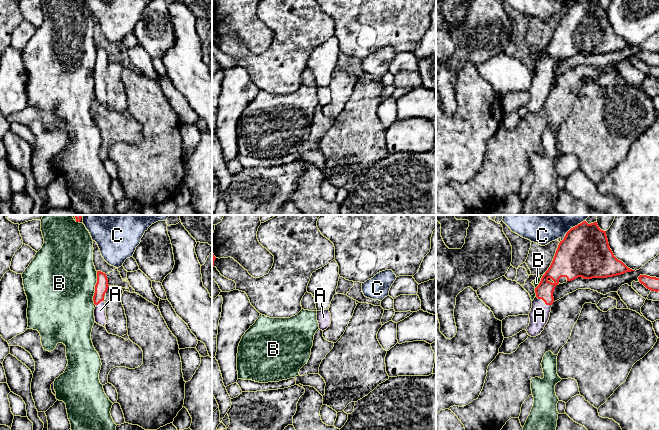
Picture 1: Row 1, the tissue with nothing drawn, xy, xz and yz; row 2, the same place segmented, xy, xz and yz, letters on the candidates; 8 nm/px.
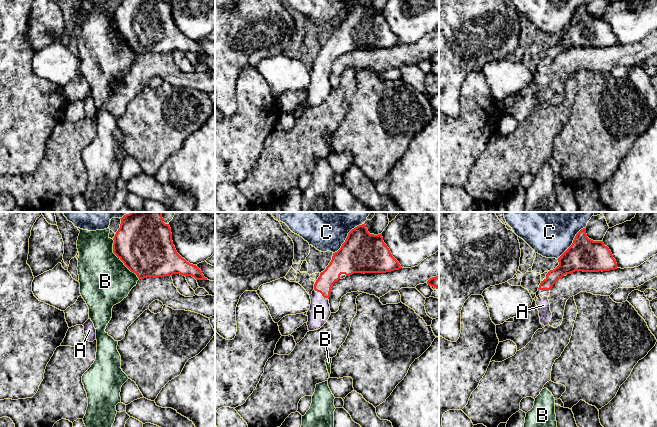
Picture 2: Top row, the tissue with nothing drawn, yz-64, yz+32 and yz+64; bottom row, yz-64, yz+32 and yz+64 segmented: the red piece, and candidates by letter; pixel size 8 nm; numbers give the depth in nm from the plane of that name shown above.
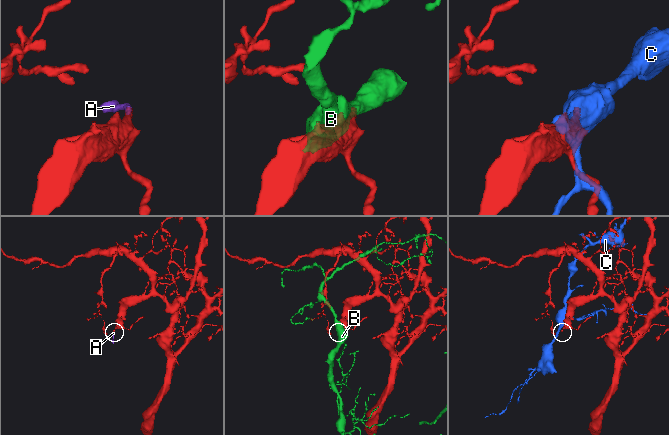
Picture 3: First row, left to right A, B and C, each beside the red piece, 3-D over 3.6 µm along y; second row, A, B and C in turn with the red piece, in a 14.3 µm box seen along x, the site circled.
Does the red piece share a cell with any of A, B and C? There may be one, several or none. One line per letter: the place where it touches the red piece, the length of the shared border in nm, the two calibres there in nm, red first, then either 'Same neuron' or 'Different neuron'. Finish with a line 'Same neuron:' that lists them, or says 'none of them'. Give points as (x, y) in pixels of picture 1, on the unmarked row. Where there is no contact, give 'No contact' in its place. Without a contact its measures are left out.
A: Touches red at yz (543, 76). Shared border 150 nm. Thickness 140 nm (red) against 160 nm. Same neuron
B: Touches red at xy (97, 57). Shared border 160 nm. Thickness 100 nm (red) against 480 nm. Different neuron
C: Touches red at yz (568, 7). Shared border 200 nm. Thickness 400 nm (red) against 170 nm. Different neuron
Same neuron: A

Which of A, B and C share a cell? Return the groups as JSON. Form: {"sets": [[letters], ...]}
{"sets": [["A"], ["B"], ["C"]]}

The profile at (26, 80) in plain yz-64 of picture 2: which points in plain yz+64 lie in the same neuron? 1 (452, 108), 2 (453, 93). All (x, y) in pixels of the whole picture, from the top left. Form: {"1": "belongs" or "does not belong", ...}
{"1": "does not belong", "2": "does not belong"}

